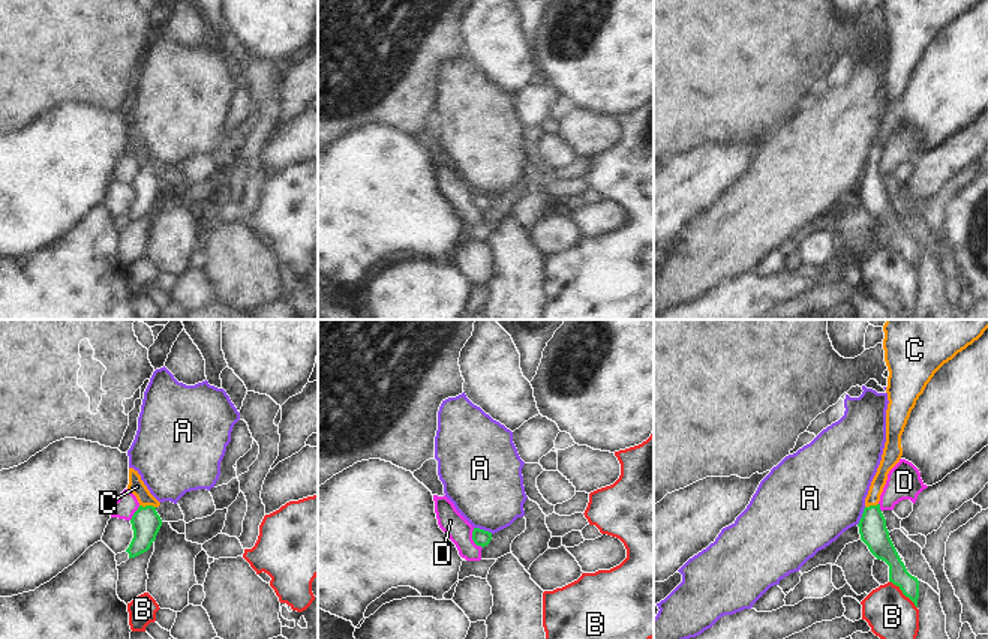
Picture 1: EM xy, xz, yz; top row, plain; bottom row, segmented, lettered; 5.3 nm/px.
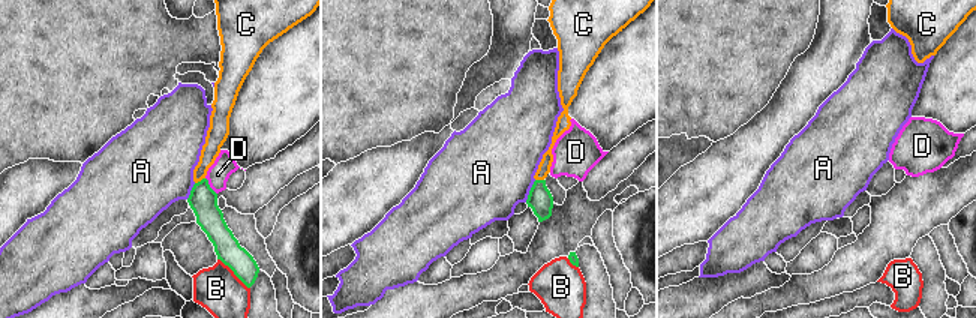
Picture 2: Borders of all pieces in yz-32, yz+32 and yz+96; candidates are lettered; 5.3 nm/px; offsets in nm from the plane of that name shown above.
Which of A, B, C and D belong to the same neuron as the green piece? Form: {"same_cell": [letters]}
{"same_cell": ["C"]}

